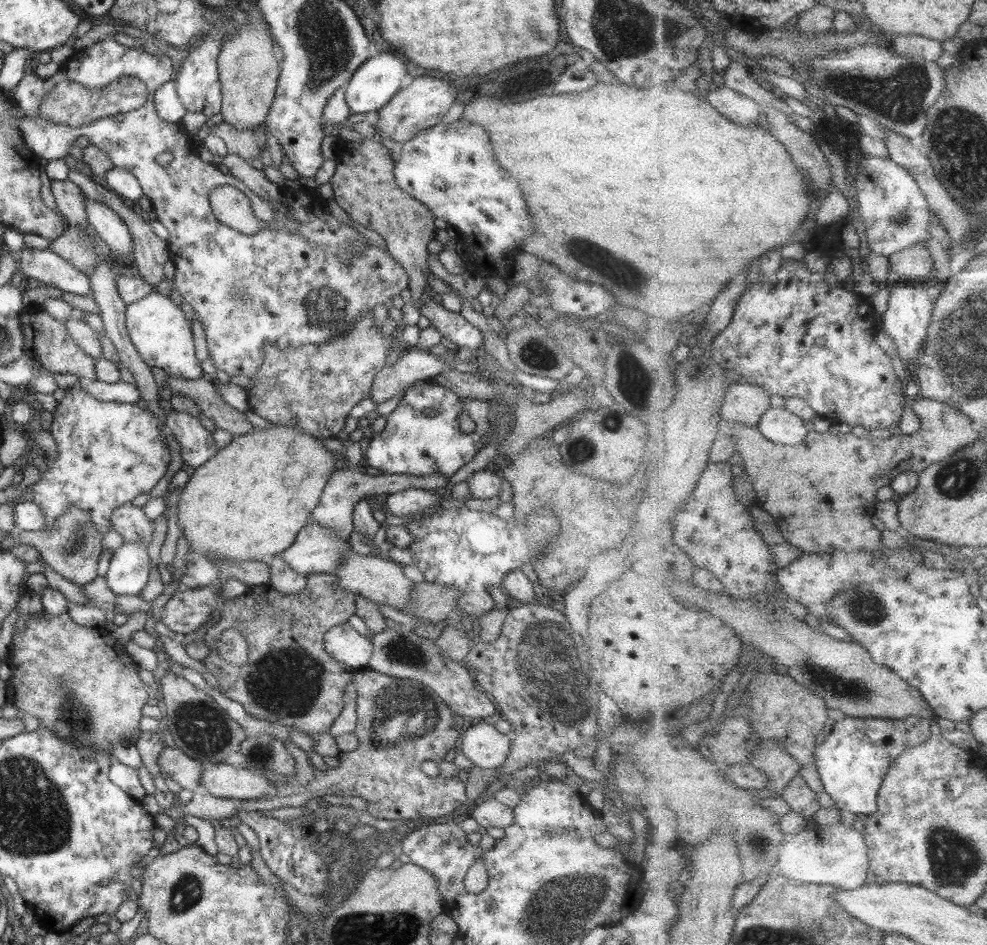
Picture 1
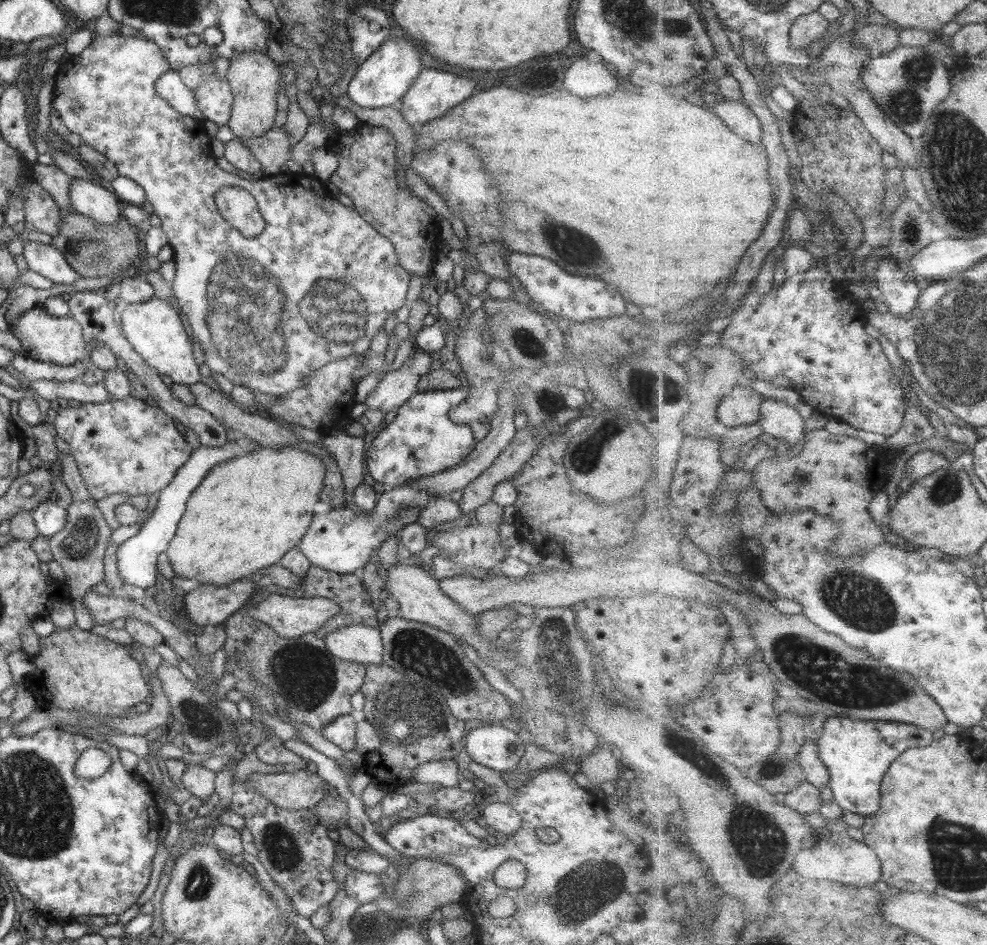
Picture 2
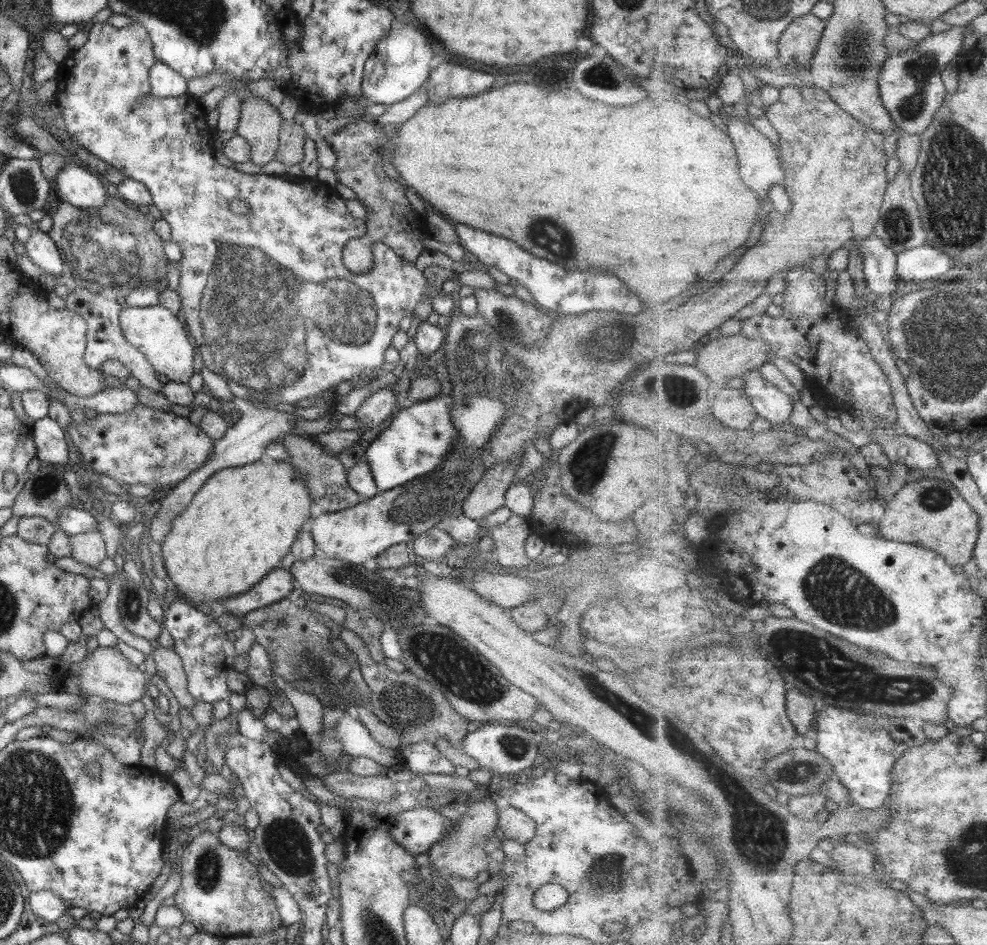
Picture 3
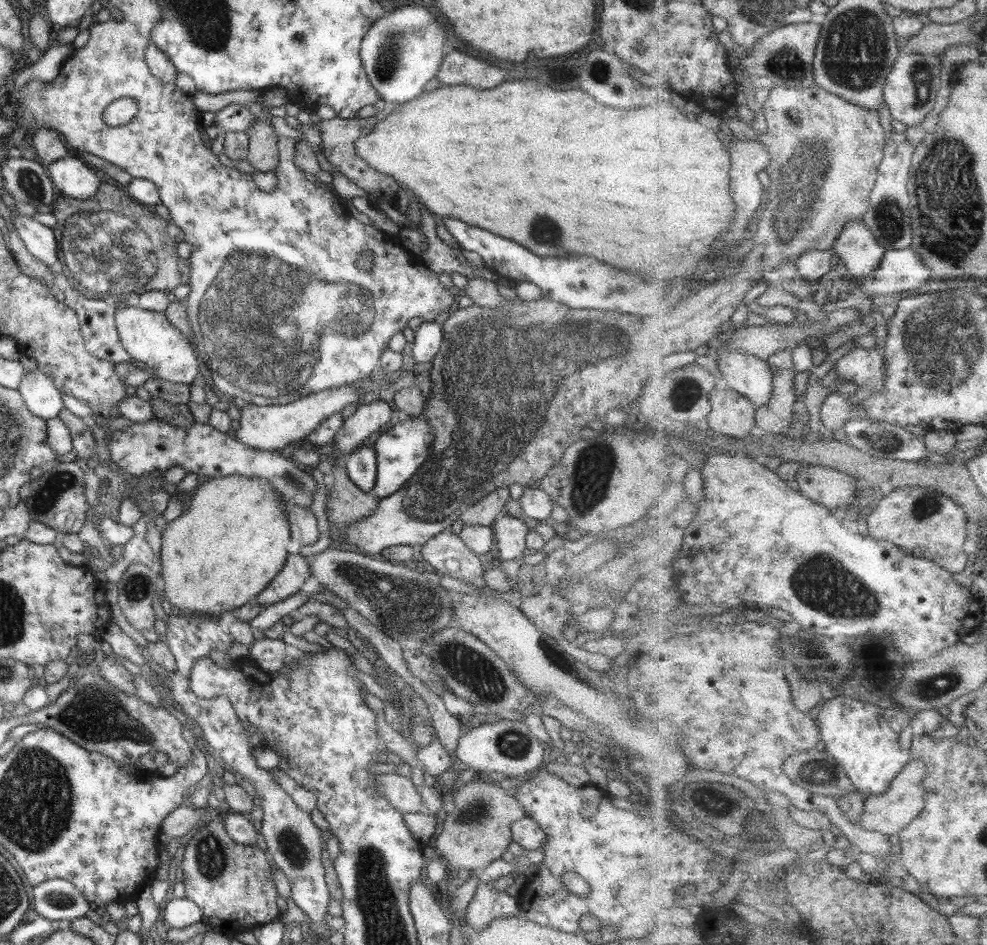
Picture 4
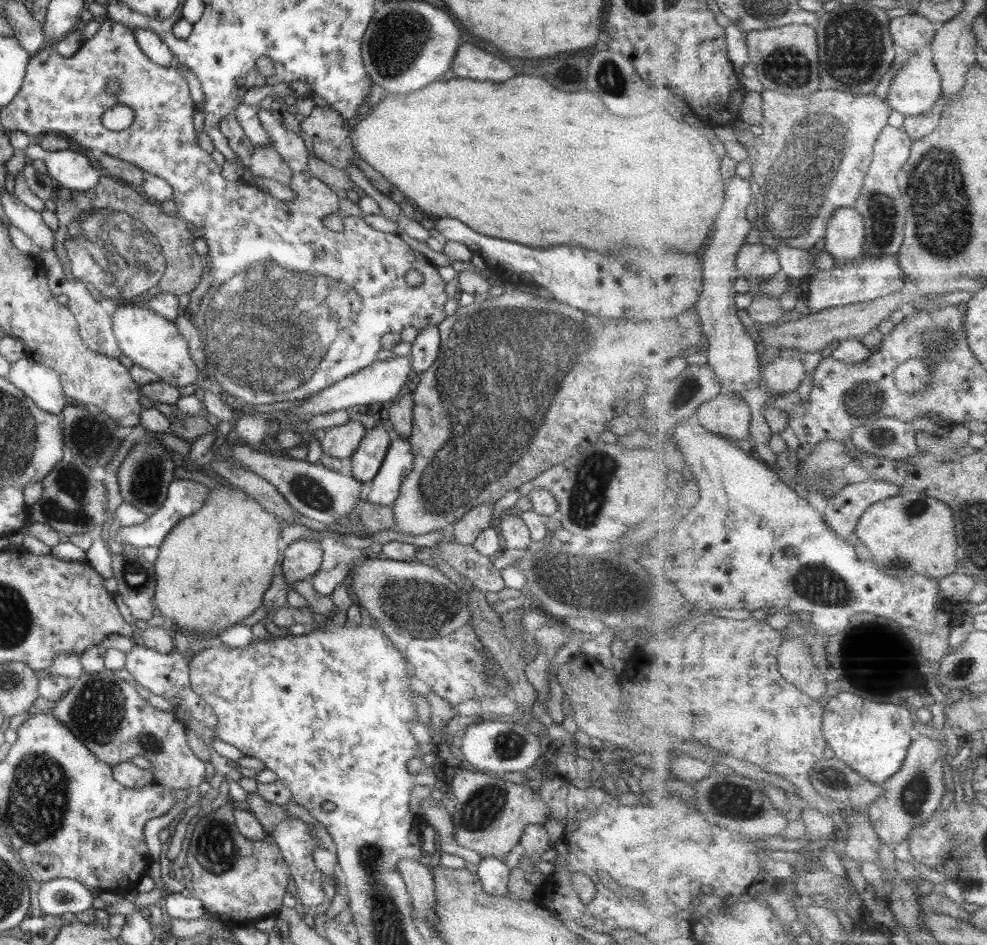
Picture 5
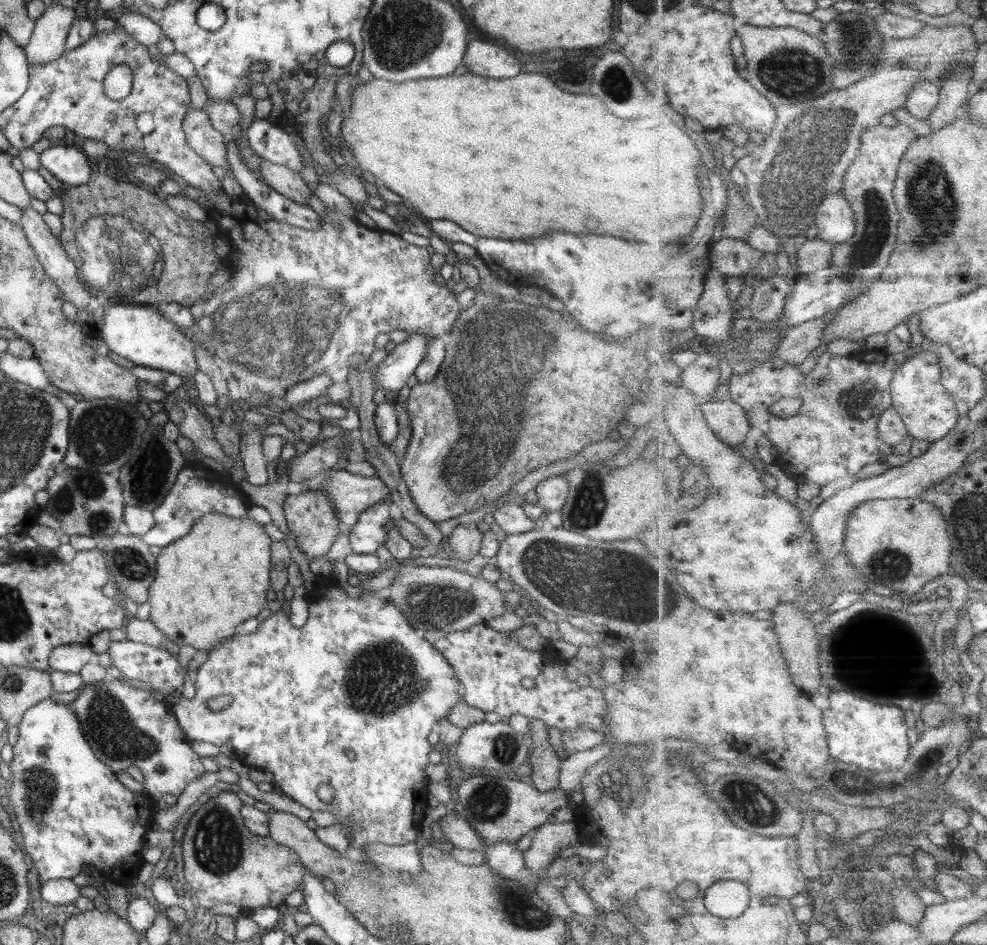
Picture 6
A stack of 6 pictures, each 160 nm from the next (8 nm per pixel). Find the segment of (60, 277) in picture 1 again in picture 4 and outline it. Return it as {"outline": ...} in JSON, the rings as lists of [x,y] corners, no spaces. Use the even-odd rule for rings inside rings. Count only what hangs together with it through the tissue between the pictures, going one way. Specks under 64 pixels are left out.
{"outline":[[[17,214],[10,217],[10,221],[22,240],[23,247],[31,256],[49,268],[58,266],[58,248],[49,227],[26,215]]]}

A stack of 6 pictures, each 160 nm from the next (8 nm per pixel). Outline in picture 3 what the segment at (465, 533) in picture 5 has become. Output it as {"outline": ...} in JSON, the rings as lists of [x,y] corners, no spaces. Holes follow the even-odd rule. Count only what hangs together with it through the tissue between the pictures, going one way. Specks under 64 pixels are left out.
{"outline":[[[500,462],[494,464],[489,470],[482,474],[481,480],[470,490],[470,495],[462,502],[462,514],[471,520],[479,520],[491,514],[497,508],[504,506],[504,496],[512,481],[515,481],[513,474],[514,464],[510,462]]]}

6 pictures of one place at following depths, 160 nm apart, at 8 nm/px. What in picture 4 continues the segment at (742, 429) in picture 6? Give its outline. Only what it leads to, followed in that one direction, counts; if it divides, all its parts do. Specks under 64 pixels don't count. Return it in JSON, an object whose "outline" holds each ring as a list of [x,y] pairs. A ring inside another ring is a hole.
{"outline":[[[722,385],[717,387],[710,398],[713,407],[709,413],[708,423],[720,436],[729,436],[732,439],[740,440],[757,430],[755,427],[757,406],[744,394]]]}

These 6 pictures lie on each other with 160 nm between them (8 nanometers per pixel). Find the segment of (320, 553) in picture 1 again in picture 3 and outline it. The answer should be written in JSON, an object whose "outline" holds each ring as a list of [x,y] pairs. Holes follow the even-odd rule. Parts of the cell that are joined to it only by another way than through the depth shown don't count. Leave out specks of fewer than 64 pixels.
{"outline":[[[805,84],[804,87],[785,85],[778,89],[779,100],[768,106],[765,115],[781,142],[779,156],[785,170],[783,187],[792,201],[789,214],[776,213],[756,244],[746,251],[729,273],[715,282],[714,287],[673,305],[655,304],[653,308],[629,316],[615,311],[577,313],[571,326],[560,316],[551,324],[545,339],[529,349],[522,349],[511,341],[501,341],[499,334],[487,326],[478,314],[472,317],[459,314],[444,320],[444,344],[439,353],[443,354],[447,378],[451,382],[448,413],[457,431],[456,443],[444,454],[437,468],[427,474],[408,480],[396,489],[377,492],[345,510],[325,512],[310,520],[307,526],[315,546],[320,548],[319,553],[327,558],[361,565],[368,558],[375,559],[390,546],[410,544],[424,530],[433,527],[445,530],[442,518],[452,516],[453,508],[462,506],[472,487],[494,464],[510,462],[516,469],[521,464],[524,446],[532,444],[538,434],[544,434],[548,439],[556,426],[572,420],[583,408],[610,406],[615,397],[629,400],[626,386],[630,376],[638,369],[650,360],[666,360],[669,354],[693,350],[705,334],[725,324],[743,306],[763,294],[771,276],[788,268],[802,267],[829,277],[829,258],[835,250],[847,247],[853,238],[864,239],[874,234],[888,190],[888,157],[883,146],[885,136],[861,124],[815,84]]]}

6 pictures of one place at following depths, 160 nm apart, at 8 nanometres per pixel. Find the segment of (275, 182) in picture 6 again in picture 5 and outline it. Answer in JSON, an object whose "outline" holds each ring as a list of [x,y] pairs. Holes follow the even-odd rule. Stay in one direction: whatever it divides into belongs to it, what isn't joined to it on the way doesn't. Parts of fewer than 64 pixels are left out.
{"outline":[[[271,144],[253,148],[253,155],[249,160],[247,170],[254,177],[274,180],[281,185],[289,185],[291,181],[290,169]]]}

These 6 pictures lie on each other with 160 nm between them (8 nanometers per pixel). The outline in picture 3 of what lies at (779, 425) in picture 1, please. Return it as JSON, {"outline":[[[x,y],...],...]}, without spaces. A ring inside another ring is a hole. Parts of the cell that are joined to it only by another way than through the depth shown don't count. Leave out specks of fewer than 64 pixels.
{"outline":[[[759,369],[748,370],[743,374],[745,392],[751,397],[753,407],[760,417],[767,419],[774,427],[783,422],[790,422],[793,414],[793,400],[776,387],[767,382]]]}

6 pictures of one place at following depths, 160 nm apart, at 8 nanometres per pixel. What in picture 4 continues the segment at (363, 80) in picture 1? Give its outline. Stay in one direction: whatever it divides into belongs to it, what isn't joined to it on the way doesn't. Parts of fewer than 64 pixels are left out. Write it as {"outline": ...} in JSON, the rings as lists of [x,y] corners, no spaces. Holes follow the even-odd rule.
{"outline":[[[401,6],[376,18],[361,39],[360,63],[377,91],[380,106],[402,105],[421,93],[441,66],[443,44],[443,28],[423,6]]]}

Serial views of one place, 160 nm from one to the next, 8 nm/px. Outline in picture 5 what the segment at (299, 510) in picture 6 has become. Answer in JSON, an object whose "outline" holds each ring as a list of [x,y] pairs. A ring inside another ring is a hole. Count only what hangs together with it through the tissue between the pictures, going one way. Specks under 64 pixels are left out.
{"outline":[[[319,539],[294,540],[283,551],[283,578],[291,589],[296,580],[312,580],[322,561]]]}

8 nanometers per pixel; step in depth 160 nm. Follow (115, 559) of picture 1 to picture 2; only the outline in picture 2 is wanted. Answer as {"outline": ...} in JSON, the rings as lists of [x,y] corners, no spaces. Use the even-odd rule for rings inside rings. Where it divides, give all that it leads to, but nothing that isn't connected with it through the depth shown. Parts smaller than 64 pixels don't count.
{"outline":[[[225,444],[220,447],[200,446],[189,455],[187,462],[174,474],[172,482],[158,491],[156,506],[137,534],[119,543],[116,548],[118,571],[124,583],[143,590],[154,586],[156,558],[166,551],[167,543],[173,538],[189,495],[211,468],[224,460],[229,460],[232,456],[236,454]]]}

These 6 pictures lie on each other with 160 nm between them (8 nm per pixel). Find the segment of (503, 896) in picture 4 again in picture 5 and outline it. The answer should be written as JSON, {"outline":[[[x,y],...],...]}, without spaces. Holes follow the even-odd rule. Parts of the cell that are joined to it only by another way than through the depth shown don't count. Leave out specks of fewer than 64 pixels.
{"outline":[[[483,857],[477,863],[476,875],[481,881],[483,892],[495,895],[507,895],[507,876],[509,868],[503,864],[503,858]]]}

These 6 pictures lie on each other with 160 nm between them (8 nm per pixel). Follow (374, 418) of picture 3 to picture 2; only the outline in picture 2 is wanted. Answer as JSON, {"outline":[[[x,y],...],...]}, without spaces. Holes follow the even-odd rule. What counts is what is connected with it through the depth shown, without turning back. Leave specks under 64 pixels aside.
{"outline":[[[414,349],[399,369],[380,374],[379,382],[362,404],[383,413],[401,407],[415,393],[419,377],[430,369],[430,362],[429,354]]]}

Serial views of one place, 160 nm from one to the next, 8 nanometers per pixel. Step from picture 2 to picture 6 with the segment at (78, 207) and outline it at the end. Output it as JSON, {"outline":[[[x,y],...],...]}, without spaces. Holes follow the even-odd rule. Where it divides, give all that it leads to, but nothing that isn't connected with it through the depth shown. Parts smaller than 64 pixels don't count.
{"outline":[[[69,144],[43,150],[39,164],[65,186],[83,186],[91,177],[86,156]]]}

